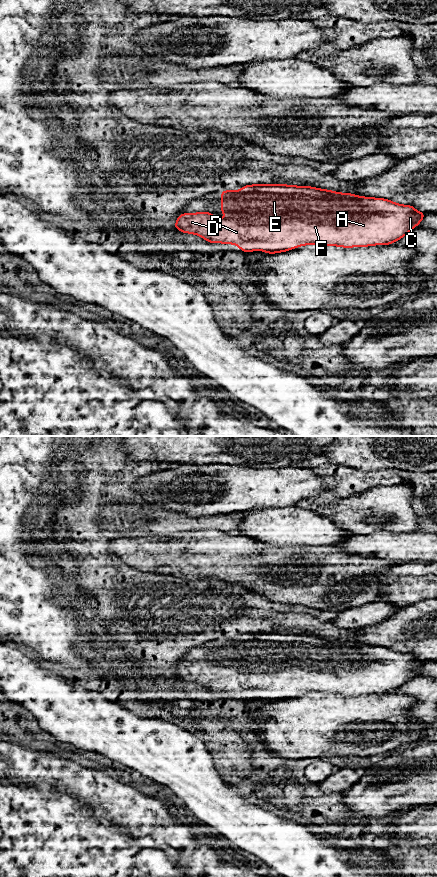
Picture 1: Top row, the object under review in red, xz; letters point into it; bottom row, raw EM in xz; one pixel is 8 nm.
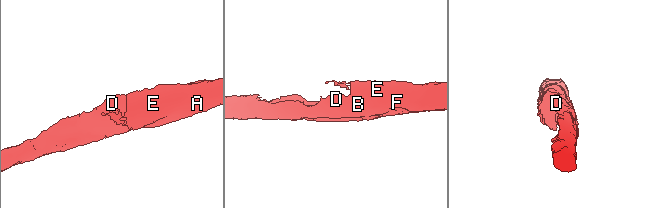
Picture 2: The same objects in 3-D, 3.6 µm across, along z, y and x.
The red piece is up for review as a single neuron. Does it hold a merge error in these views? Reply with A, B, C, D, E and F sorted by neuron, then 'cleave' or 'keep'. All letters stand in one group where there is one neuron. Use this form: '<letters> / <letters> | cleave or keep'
A B C D E F | keep

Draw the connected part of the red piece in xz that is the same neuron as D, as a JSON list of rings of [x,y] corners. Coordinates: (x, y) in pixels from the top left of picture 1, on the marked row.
[[[255,184],[243,186],[237,191],[221,190],[221,212],[229,218],[219,219],[209,211],[183,213],[177,217],[174,228],[183,233],[197,234],[210,243],[235,244],[242,249],[239,252],[255,252],[257,248],[274,254],[309,244],[344,248],[389,245],[408,234],[427,215],[416,211],[412,205],[400,205],[388,199],[284,184]]]

